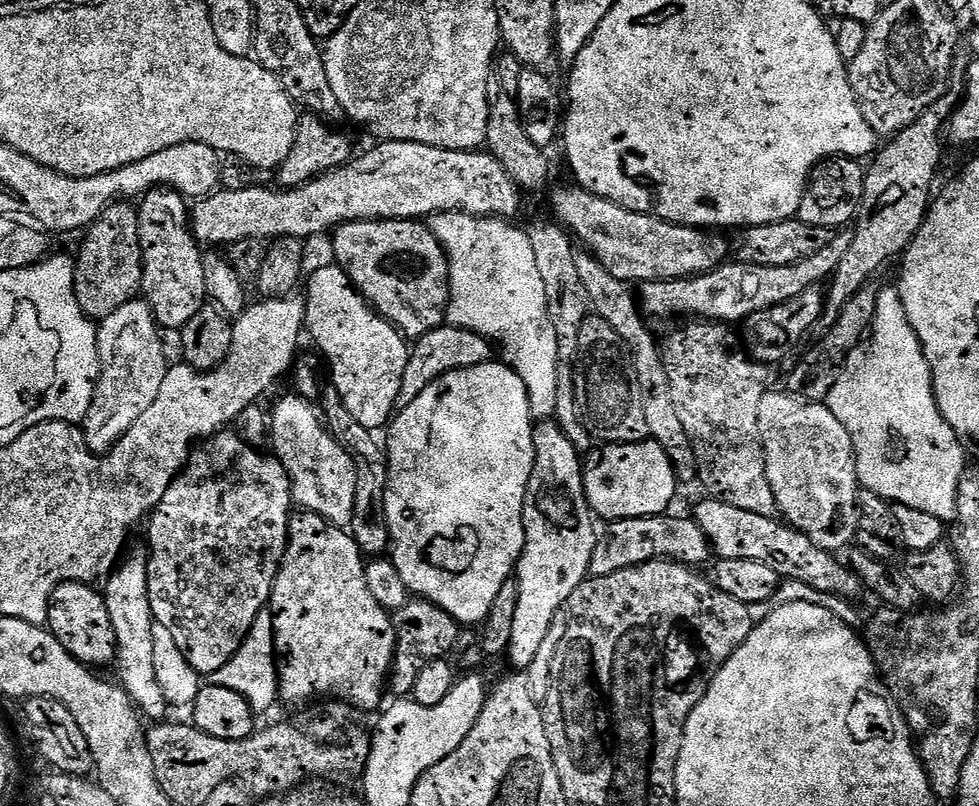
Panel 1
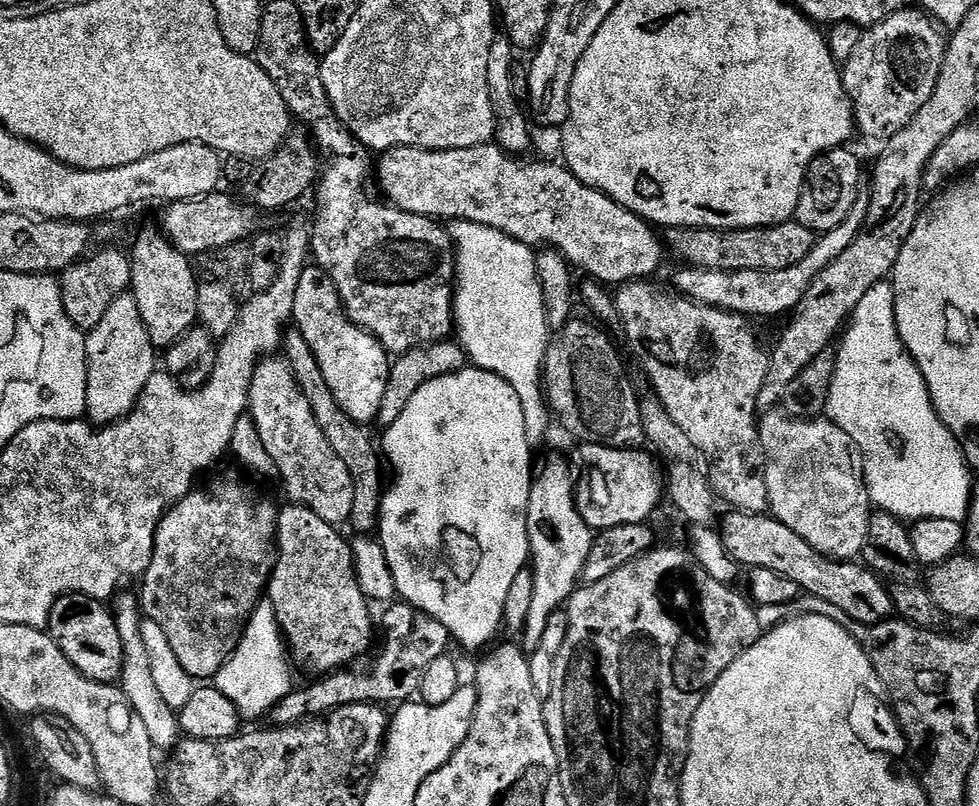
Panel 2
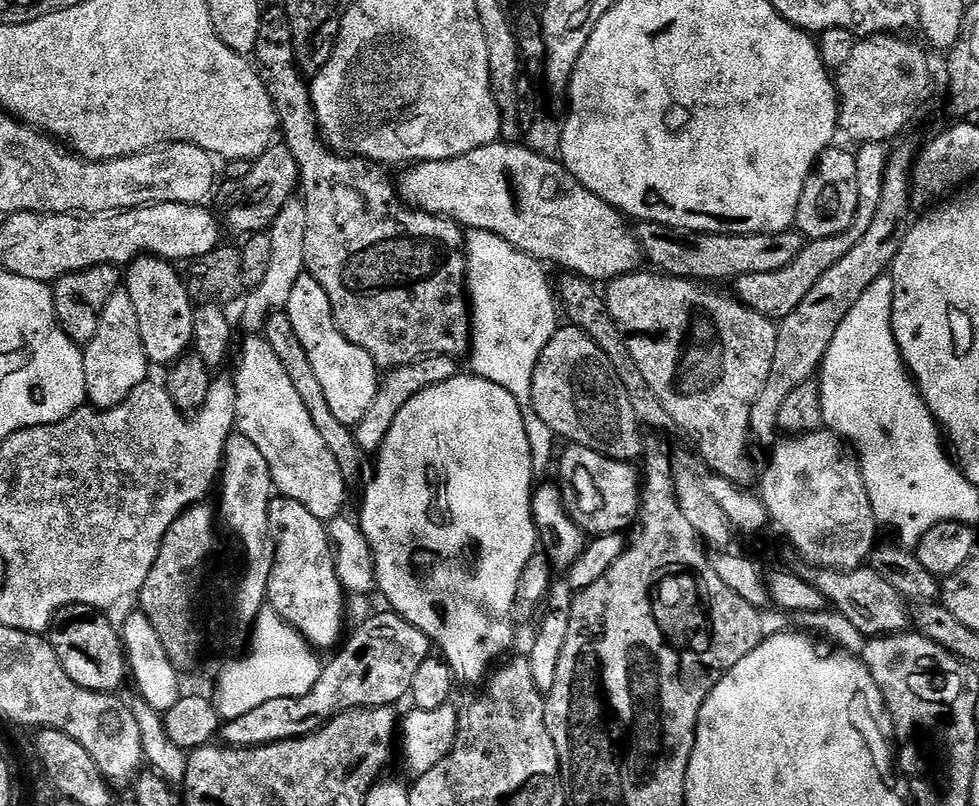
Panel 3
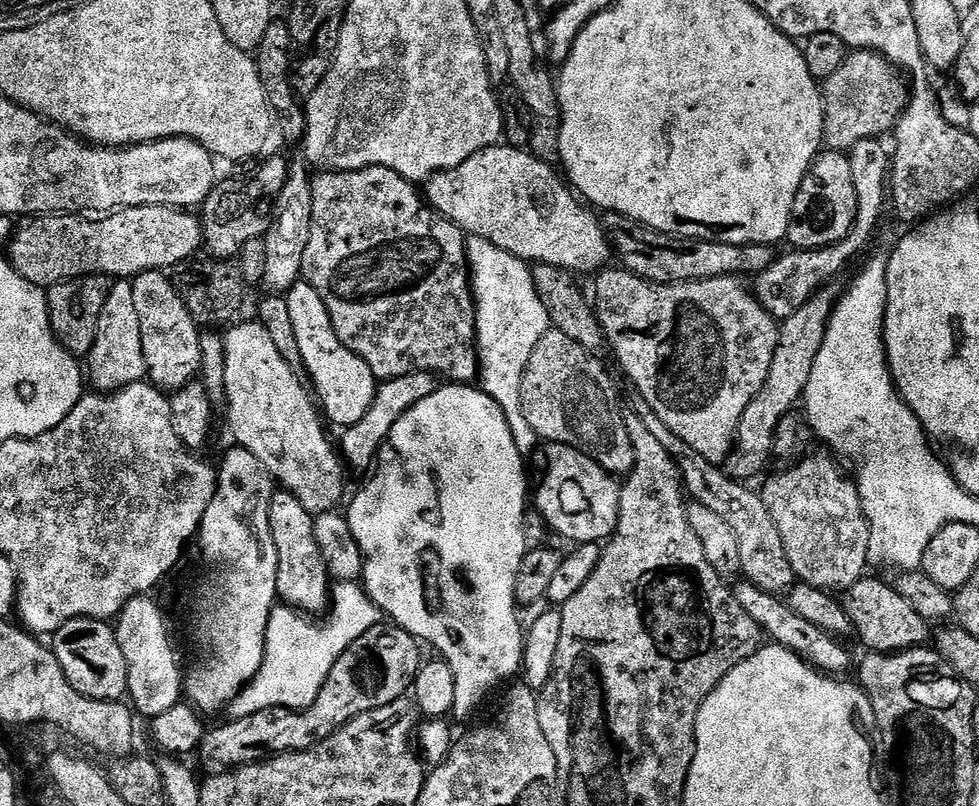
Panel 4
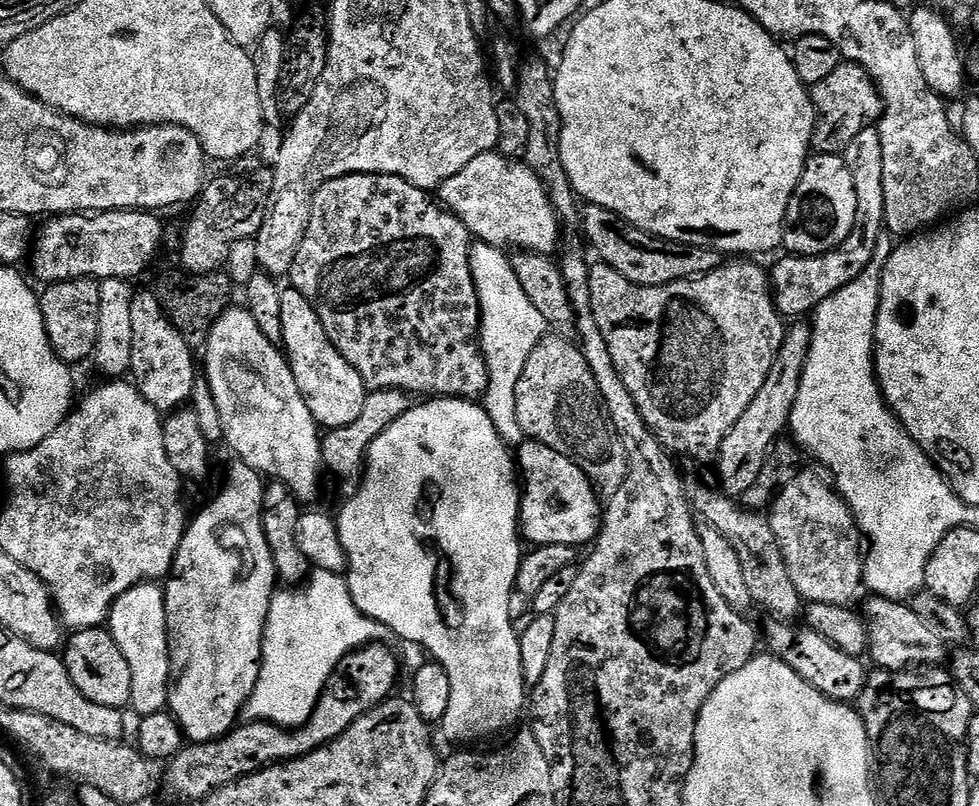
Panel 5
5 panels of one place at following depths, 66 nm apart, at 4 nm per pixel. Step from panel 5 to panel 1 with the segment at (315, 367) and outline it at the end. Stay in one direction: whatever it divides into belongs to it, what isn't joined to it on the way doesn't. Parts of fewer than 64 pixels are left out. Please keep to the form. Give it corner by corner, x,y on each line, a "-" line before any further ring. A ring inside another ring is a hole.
331,267
320,268
312,277
307,277
308,300
303,301
306,332
312,335
313,342
328,359
332,384
336,387
335,395
340,403
354,414
354,418
358,418
358,422
362,422
362,426
383,429
398,408
410,344
361,296
343,268

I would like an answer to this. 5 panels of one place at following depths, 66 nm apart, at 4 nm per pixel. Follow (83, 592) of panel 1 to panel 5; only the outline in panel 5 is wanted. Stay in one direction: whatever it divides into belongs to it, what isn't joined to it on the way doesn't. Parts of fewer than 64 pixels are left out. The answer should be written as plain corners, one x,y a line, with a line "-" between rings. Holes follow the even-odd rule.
107,627
81,628
73,631
63,645
62,659
74,686
90,702
121,710
129,707
130,662
122,658
122,650
118,650
118,642
114,642

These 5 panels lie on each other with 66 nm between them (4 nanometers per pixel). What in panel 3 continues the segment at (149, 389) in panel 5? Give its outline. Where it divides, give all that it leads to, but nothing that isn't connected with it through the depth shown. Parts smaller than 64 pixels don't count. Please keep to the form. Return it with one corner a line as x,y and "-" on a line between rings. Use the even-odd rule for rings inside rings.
139,256
126,268
126,291
134,302
138,314
138,330
142,330
142,344
149,361
153,365
171,366
193,347
194,314
196,308
183,275
176,273
177,265
171,260
161,260
159,256

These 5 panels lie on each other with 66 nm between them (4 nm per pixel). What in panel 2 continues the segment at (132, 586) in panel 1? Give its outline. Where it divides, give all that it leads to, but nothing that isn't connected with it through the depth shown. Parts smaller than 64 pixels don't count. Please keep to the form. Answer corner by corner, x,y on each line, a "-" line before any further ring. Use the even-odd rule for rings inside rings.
121,595
114,604
116,625
118,634
122,634
122,650
124,651
124,665
120,671
118,684
124,693
124,698
130,702
130,706
138,714
138,718
142,718
142,723
150,734
148,742
153,749
171,750
182,739
180,717
177,709
166,706
162,694
158,694
158,686
154,683
154,672
150,670
150,660
146,654
146,642
142,642
142,630
140,629
142,609
137,597
135,595
123,596

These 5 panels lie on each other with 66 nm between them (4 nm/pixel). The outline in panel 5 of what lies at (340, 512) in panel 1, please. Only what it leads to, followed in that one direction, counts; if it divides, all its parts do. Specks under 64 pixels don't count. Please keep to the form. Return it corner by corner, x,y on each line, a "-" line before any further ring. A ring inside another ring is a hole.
229,307
207,329
208,345
204,348
204,360
202,356
202,368
208,371
206,379
222,418
224,440
236,451
239,459
256,472
283,484
301,505
315,505
312,503
320,496
320,472
324,468
321,429
310,414
310,406
306,406
302,390
298,390
298,382
294,382
285,353
272,344
262,330
258,330
258,322
254,322
247,310
236,307

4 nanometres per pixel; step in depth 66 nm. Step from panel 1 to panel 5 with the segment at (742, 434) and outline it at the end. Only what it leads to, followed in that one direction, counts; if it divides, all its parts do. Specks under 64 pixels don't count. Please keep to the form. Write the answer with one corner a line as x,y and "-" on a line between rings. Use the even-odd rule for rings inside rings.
736,258
733,264
721,263
720,267
710,270
706,274
696,276
693,280
676,280
669,285
644,286
636,285
614,270
606,263
596,262
591,265
589,274
590,298
592,299
592,313
598,322
598,330
602,330
602,338
606,338
606,346
610,346
610,358
614,358
614,366
626,382
626,390
634,398
646,426
655,434
660,443
673,453
685,452
696,460
708,460
719,457
720,447
730,434
730,430
746,414
750,402
754,402
754,394
762,390
766,382
766,374
770,374
770,366
774,366
774,358
782,346
786,335
786,320
776,309
776,299
772,297
772,282
766,268
752,258

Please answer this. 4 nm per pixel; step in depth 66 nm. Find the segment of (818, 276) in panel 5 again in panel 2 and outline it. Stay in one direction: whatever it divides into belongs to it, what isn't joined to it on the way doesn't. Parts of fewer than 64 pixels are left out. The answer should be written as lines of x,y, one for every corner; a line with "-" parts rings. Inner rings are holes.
857,202
854,210
842,222
842,226
834,226
834,230
823,233
817,239
816,245
802,258
802,262
794,262
782,270
759,272
758,270
742,270
741,272
723,272
714,270
708,272
704,268
681,267
681,272
673,278
671,287
693,304
705,304
711,308
721,308
723,312
737,312
739,316
757,318
756,316
787,317
802,302
802,298
810,290
822,270
828,266
846,249
862,230
867,216
867,203

